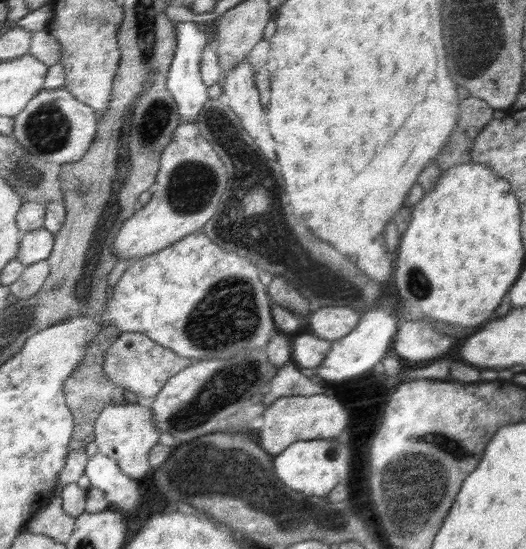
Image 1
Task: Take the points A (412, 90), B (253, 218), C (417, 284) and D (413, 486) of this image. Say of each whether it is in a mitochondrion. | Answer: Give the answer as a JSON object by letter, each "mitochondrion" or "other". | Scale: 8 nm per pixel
{"A":"other","B":"mitochondrion","C":"mitochondrion","D":"mitochondrion"}

